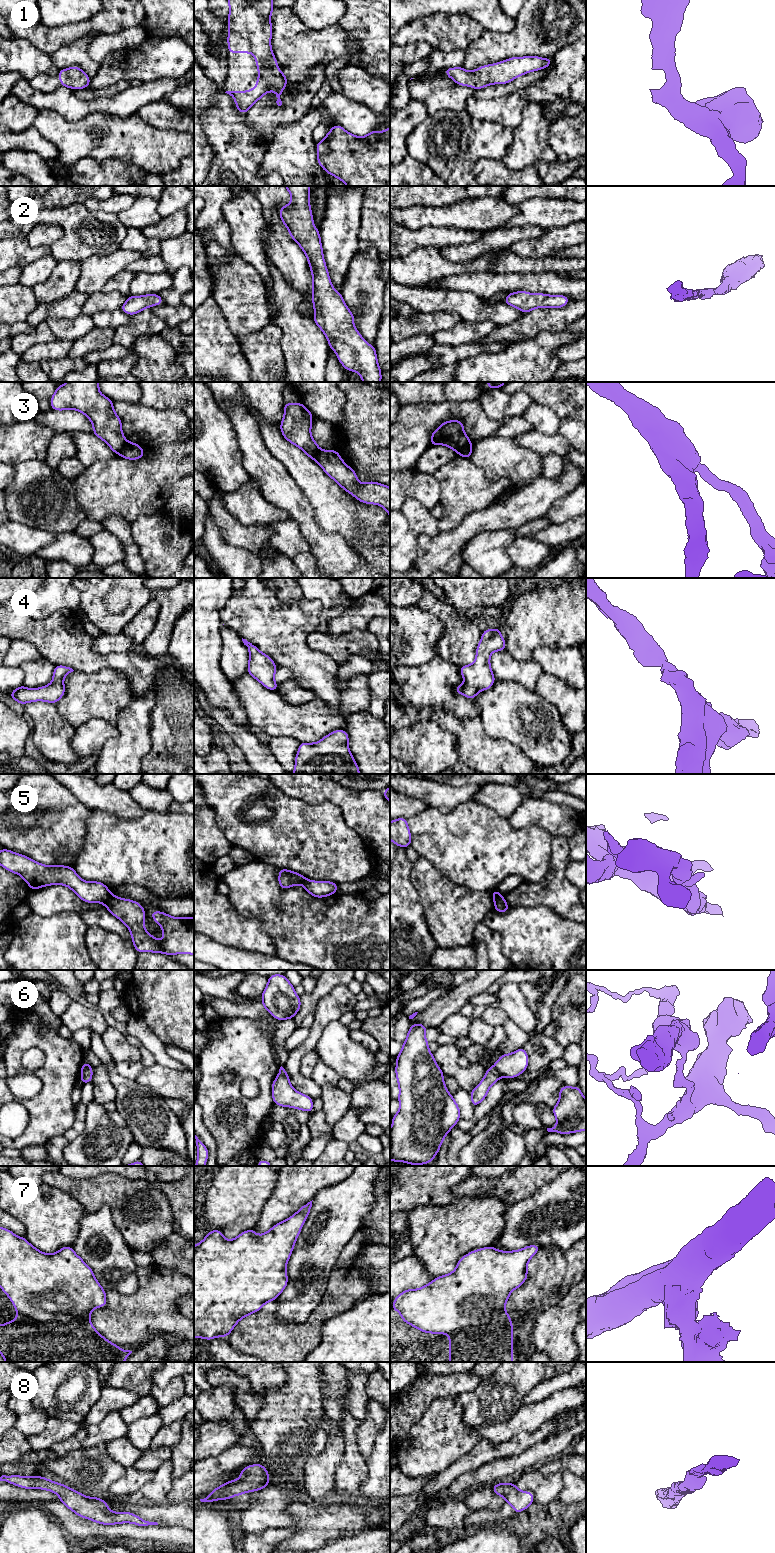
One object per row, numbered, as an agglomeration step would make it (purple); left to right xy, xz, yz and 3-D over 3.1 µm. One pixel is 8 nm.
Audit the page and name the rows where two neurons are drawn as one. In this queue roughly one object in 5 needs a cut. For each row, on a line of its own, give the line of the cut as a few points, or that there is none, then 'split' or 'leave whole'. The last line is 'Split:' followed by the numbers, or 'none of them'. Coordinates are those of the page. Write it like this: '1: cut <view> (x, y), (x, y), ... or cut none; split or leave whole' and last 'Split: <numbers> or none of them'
1: cut none; leave whole
2: cut none; leave whole
3: cut yz (471, 444), (462, 449), (458, 454); split
4: cut none; leave whole
5: cut xy (111, 894), (104, 904); split
6: cut xy (90, 1067), (81, 1071); split
7: cut none; leave whole
8: cut none; leave whole
Split: 3, 5, 6

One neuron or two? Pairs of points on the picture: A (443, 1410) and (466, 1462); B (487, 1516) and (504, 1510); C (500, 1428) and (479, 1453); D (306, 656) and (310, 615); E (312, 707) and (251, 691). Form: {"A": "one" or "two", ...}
{"A": "two", "B": "one", "C": "two", "D": "one", "E": "one"}

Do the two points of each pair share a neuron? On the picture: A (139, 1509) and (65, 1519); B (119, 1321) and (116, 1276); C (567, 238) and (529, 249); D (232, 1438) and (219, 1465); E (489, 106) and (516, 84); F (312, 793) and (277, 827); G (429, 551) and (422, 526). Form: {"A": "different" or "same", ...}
{"A": "different", "B": "different", "C": "same", "D": "different", "E": "different", "F": "different", "G": "different"}

